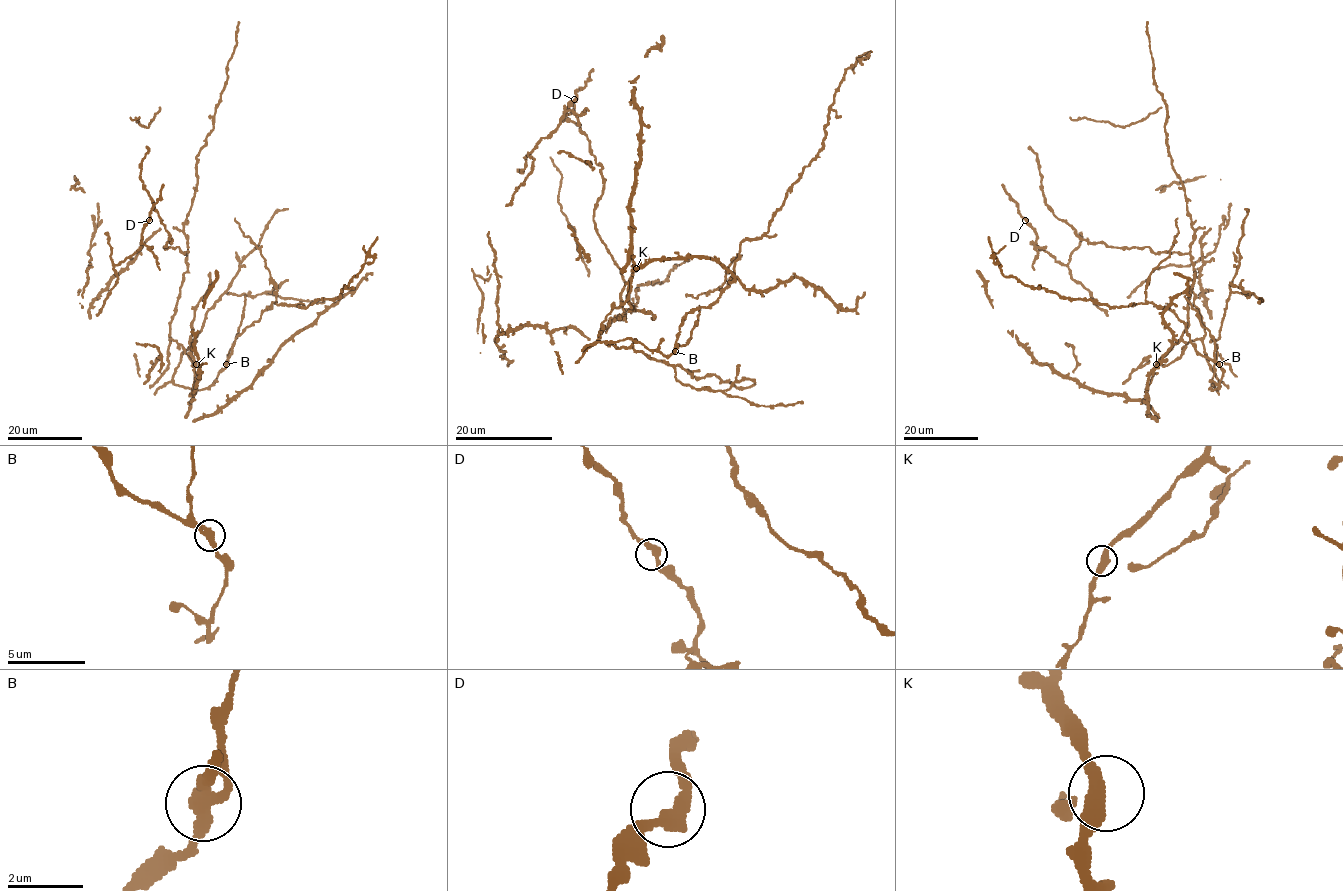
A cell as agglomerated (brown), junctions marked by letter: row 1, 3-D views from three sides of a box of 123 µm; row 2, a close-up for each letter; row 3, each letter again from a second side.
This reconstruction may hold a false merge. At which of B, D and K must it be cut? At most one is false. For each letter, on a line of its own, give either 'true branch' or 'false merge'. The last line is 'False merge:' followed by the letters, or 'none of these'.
B: false merge
D: true branch
K: true branch
False merge: B

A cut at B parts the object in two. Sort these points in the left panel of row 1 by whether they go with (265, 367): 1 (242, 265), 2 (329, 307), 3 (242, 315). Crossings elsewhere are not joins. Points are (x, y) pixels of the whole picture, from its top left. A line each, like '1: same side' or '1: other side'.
1: same side
2: same side
3: same side

